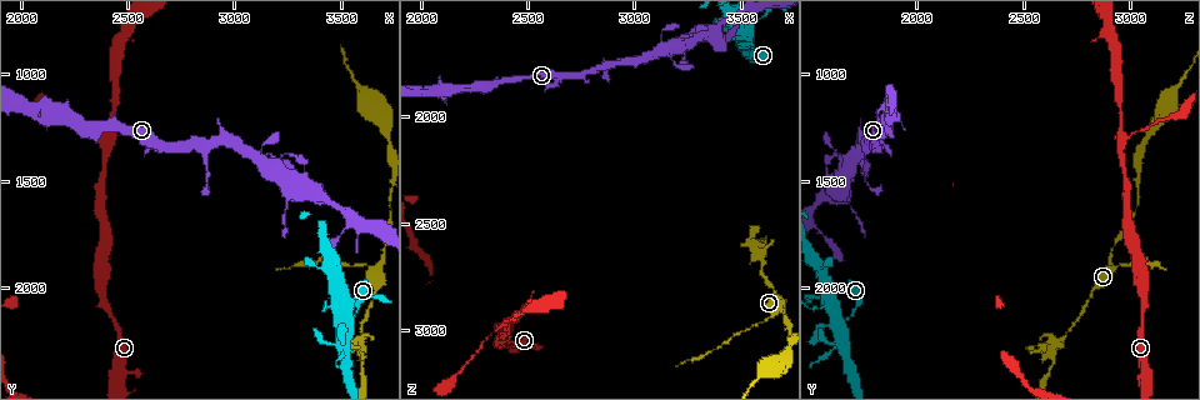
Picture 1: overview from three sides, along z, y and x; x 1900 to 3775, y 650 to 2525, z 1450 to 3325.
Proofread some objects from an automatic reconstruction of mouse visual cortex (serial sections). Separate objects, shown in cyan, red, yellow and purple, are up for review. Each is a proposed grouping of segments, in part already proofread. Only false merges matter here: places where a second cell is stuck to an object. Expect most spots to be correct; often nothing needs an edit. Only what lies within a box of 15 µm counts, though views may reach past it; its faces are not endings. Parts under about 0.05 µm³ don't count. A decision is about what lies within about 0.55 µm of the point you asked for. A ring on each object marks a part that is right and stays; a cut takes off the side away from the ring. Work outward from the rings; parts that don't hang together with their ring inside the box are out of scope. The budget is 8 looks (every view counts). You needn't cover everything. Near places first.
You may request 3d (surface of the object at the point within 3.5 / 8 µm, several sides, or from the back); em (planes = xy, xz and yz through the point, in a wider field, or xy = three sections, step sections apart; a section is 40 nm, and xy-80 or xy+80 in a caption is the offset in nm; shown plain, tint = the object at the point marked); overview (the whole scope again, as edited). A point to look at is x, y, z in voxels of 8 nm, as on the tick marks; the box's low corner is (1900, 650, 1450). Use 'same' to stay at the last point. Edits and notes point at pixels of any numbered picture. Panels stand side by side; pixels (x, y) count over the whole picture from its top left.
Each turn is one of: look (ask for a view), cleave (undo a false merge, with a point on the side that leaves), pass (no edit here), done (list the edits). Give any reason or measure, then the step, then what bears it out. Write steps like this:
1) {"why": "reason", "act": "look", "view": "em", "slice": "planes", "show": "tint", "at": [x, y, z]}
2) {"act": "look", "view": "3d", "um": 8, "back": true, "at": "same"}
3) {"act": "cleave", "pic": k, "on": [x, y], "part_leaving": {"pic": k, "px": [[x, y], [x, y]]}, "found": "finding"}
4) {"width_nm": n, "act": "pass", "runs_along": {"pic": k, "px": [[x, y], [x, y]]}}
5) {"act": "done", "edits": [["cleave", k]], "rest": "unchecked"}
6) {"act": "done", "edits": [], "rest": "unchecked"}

{"why": "four-way junction", "act": "look", "view": "3d", "um": 3.5, "at": [3540, 2150, 1630]}

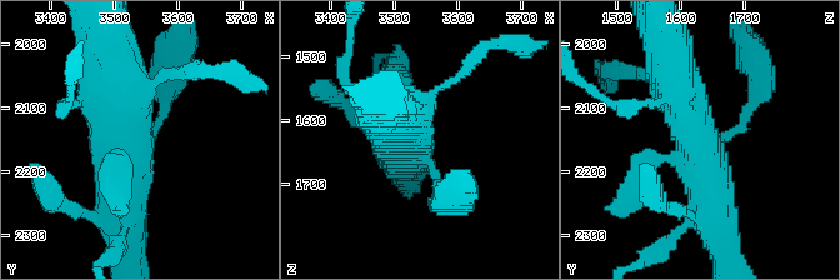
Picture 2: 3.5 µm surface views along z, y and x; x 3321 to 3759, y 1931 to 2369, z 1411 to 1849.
{"arms": 4, "arm_widths_nm": [200, 200, 600, 600], "why": "now the EM", "act": "look", "view": "em", "slice": "planes", "show": "tint", "at": [3535, 2155, 1640]}

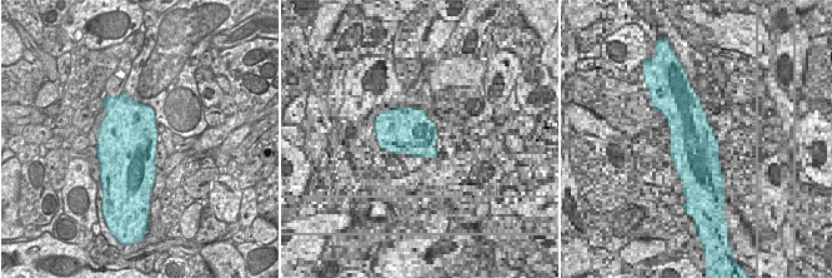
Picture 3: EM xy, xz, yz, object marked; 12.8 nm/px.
{"act": "pass", "runs_along": {"pic": 2, "px": [[448, 195], [394, 113]]}, "found": "all the same cell"}

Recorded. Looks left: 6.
{"why": "arms part here", "act": "look", "view": "3d", "um": 3.5, "at": [3610, 2270, 2680]}

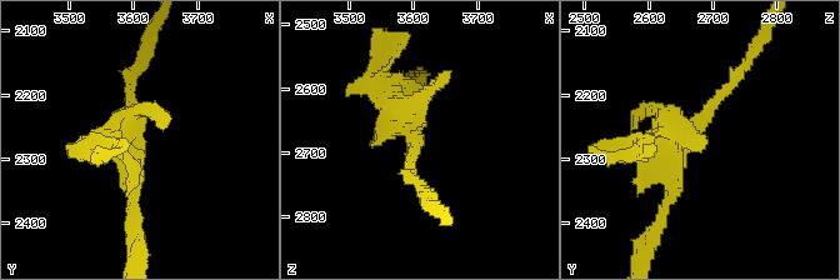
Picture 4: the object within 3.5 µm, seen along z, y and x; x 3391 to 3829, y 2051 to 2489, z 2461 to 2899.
{"why": "shape alone is not enough", "act": "look", "view": "em", "slice": "xy", "step": 1, "show": "tint", "at": [3605, 2260, 2665]}

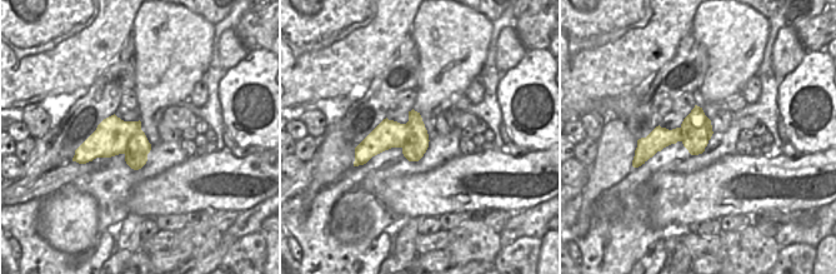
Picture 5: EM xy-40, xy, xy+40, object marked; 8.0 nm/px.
{"why": "another direction", "act": "look", "view": "em", "slice": "planes", "show": "tint", "at": "same"}

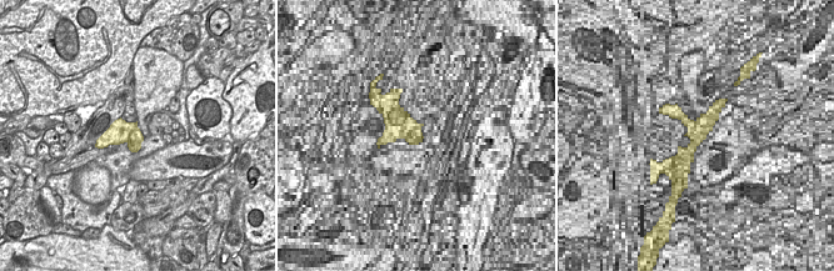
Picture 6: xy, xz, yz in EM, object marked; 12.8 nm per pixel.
{"act": "pass", "runs_along": {"pic": 4, "px": [[746, 65], [691, 134], [634, 153]]}, "found": "continuous, no second cell"}

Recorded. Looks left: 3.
{"why": "calibre changes", "act": "look", "view": "3d", "um": 3.5, "at": [2400, 2050, 3070]}

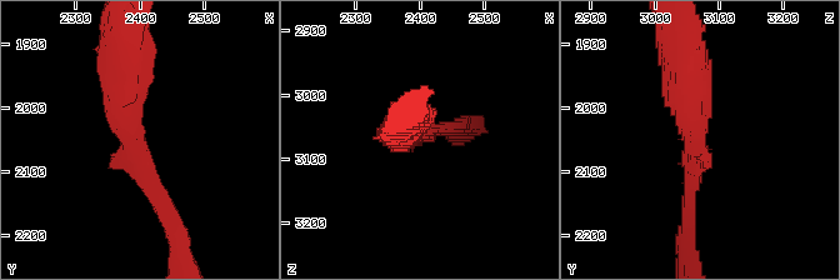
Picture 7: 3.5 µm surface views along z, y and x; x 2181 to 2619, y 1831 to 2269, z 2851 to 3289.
{"arm_widths_nm": [200, 500], "why": "need the tissue", "act": "look", "view": "em", "slice": "xy", "step": 3, "show": "tint", "at": [2390, 2060, 3060]}

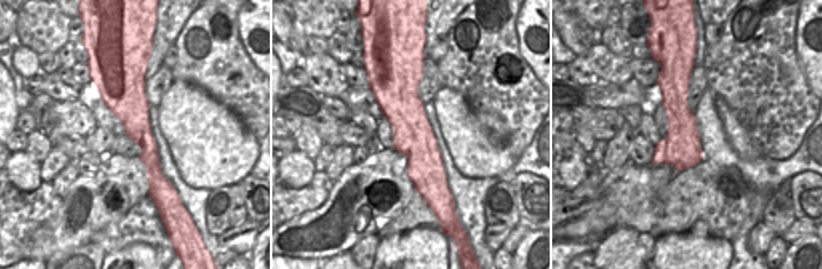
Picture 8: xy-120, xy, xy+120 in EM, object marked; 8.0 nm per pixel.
{"act": "pass", "runs_along": {"pic": 7, "px": [[168, 216], [125, 129], [125, 60]]}, "found": "one cell here"}

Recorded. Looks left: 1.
{"act": "done", "edits": [], "rest": "unchecked"}

